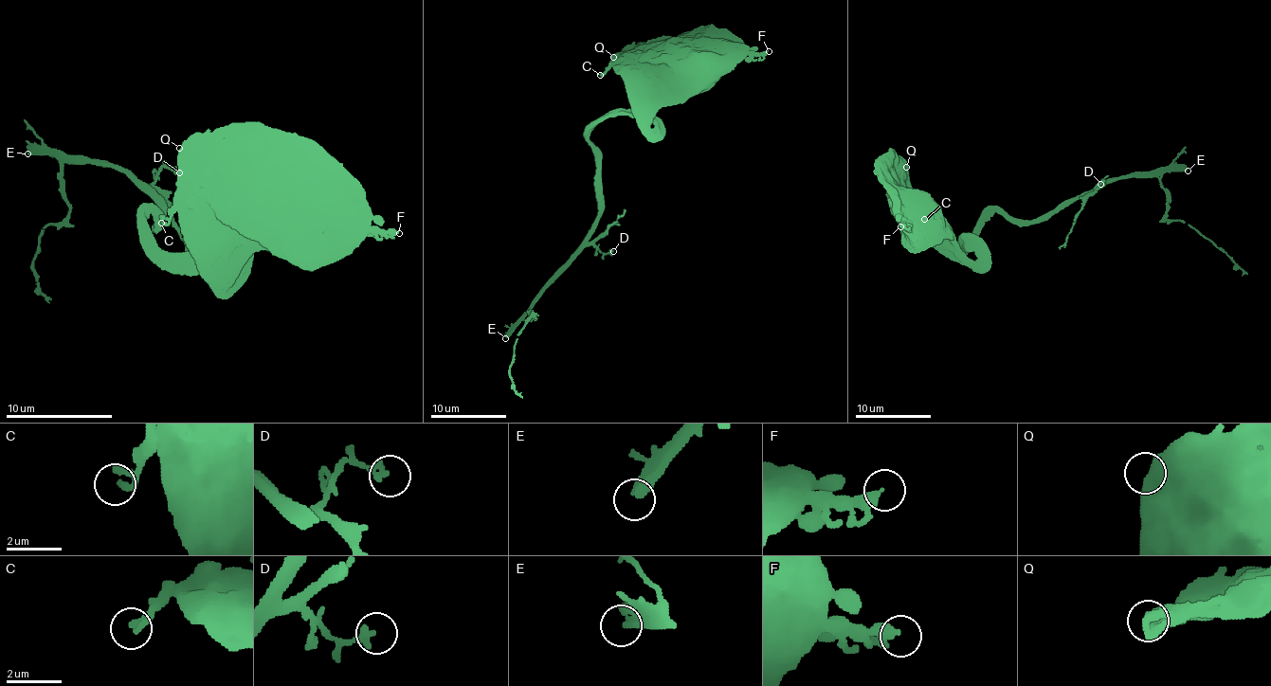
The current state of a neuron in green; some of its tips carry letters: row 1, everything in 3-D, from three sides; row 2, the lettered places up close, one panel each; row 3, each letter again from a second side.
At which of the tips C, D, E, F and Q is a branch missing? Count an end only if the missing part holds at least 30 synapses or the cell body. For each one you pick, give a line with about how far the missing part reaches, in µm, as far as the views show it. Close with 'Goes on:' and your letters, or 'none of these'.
E: missing 80 µm
Goes on: E

